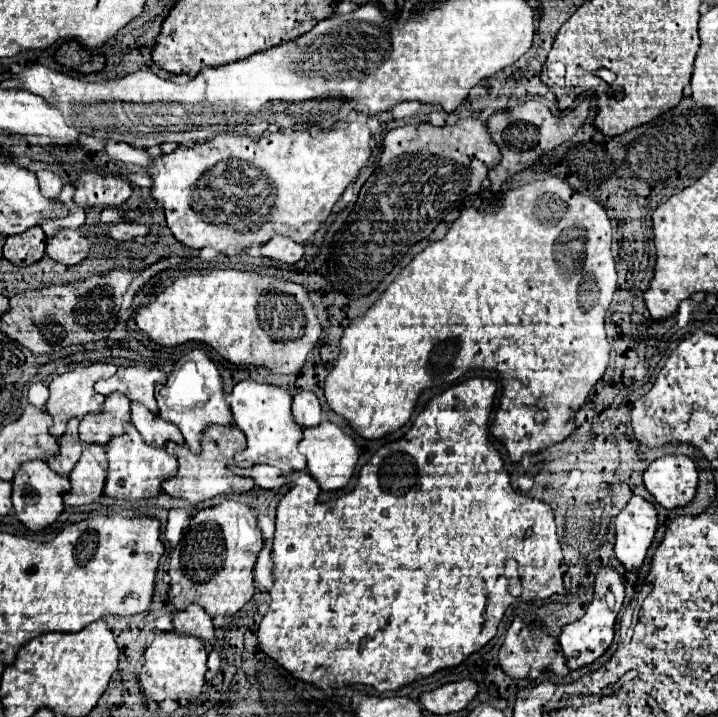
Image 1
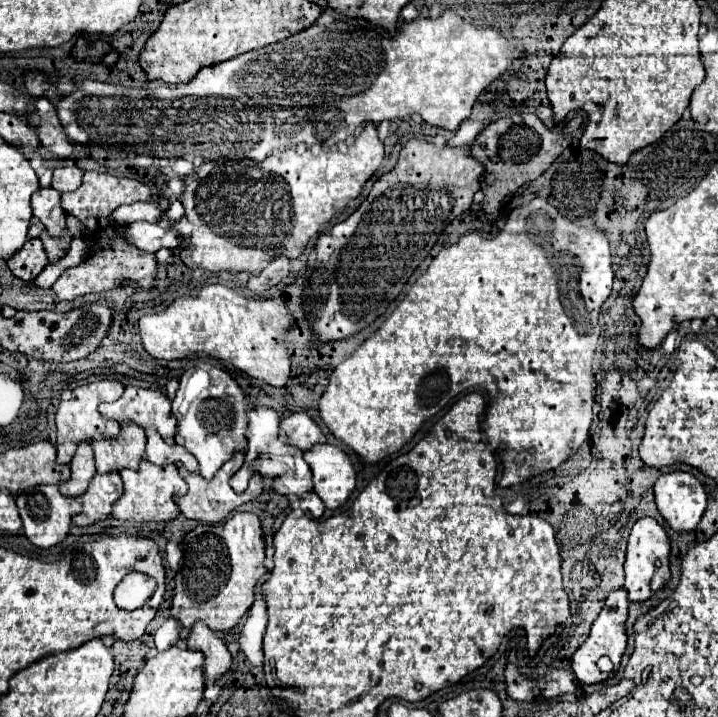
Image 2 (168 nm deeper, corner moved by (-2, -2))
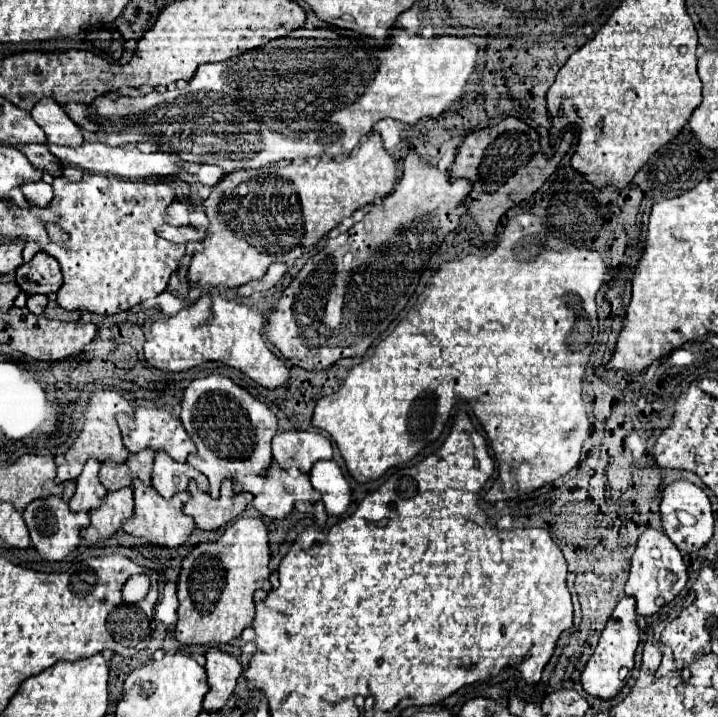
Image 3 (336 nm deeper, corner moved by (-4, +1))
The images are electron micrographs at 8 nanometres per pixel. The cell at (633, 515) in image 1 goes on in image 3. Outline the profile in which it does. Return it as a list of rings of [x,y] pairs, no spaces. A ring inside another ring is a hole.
[[[647,527],[643,535],[637,541],[637,549],[631,557],[631,569],[629,579],[625,585],[625,593],[635,597],[637,613],[639,615],[653,615],[659,611],[657,599],[663,597],[665,603],[669,603],[687,583],[687,567],[683,563],[683,557],[679,549],[673,545],[673,541],[659,529]]]

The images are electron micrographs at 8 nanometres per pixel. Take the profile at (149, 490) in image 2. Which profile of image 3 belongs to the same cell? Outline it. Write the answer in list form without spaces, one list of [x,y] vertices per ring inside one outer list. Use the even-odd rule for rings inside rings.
[[[135,479],[133,493],[135,493],[135,513],[123,523],[123,529],[127,533],[145,539],[145,543],[161,545],[161,547],[169,547],[169,549],[187,543],[189,533],[195,529],[193,519],[183,513],[183,503],[187,503],[187,499],[189,499],[187,491],[179,491],[171,499],[165,499],[155,491],[155,487],[143,485],[139,479]]]

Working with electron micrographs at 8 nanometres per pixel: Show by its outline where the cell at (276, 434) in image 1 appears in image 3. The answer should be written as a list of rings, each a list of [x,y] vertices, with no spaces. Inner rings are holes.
[[[275,461],[269,465],[267,475],[247,475],[247,477],[235,479],[233,491],[249,491],[249,493],[253,493],[255,495],[253,507],[257,511],[261,511],[265,517],[271,517],[271,519],[283,519],[293,509],[293,503],[297,499],[315,503],[315,489],[309,483],[309,475],[303,473],[297,465],[291,465],[291,467],[283,469]]]

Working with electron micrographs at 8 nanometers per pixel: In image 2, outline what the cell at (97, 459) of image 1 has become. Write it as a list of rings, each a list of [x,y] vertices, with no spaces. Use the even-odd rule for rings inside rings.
[[[97,474],[91,480],[89,490],[81,496],[83,500],[83,512],[73,518],[73,524],[77,526],[91,526],[99,520],[105,520],[111,516],[113,502],[121,498],[123,494],[123,482],[119,474]]]

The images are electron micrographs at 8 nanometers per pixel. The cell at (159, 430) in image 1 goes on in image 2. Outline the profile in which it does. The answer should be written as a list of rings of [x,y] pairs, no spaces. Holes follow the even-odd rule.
[[[153,428],[147,430],[147,452],[145,458],[153,464],[177,464],[181,462],[189,472],[197,472],[199,464],[193,458],[193,454],[189,454],[183,446],[169,446]]]

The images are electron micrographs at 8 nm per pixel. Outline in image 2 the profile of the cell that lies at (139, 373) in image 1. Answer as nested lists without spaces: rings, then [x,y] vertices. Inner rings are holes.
[[[129,386],[115,404],[101,404],[99,412],[119,424],[133,422],[143,430],[155,428],[165,442],[175,444],[177,420],[171,418],[171,402],[161,390]]]

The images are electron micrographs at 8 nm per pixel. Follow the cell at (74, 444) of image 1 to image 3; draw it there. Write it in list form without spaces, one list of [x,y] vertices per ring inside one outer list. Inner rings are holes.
[[[87,459],[83,473],[77,477],[77,491],[69,501],[71,511],[91,511],[95,507],[99,507],[105,487],[99,481],[97,473],[99,473],[99,461],[97,459]]]

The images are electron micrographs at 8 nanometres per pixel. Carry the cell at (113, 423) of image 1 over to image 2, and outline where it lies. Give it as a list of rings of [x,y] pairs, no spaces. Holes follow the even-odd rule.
[[[125,424],[115,440],[93,440],[97,472],[135,470],[145,456],[145,432],[135,424]]]

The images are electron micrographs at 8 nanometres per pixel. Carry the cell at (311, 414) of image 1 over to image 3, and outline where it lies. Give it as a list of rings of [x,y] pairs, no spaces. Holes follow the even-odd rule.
[[[283,431],[273,437],[273,459],[287,467],[287,461],[295,461],[301,471],[309,473],[315,459],[331,459],[333,447],[329,439],[313,431]]]

